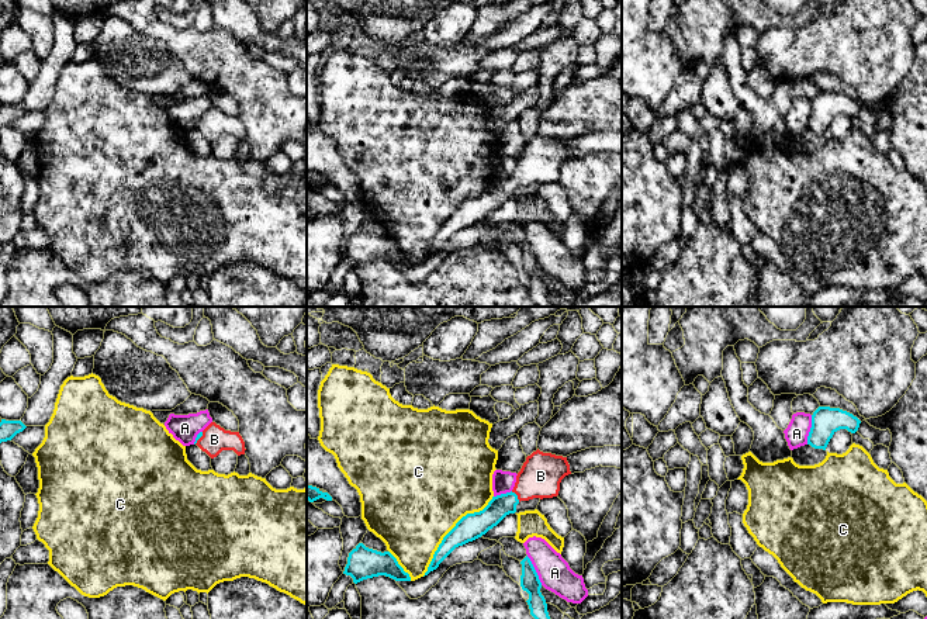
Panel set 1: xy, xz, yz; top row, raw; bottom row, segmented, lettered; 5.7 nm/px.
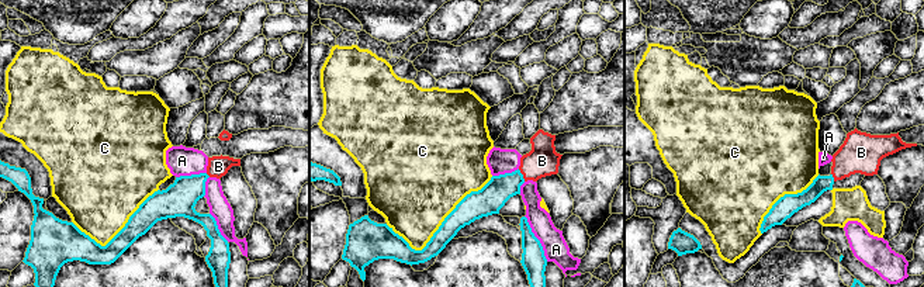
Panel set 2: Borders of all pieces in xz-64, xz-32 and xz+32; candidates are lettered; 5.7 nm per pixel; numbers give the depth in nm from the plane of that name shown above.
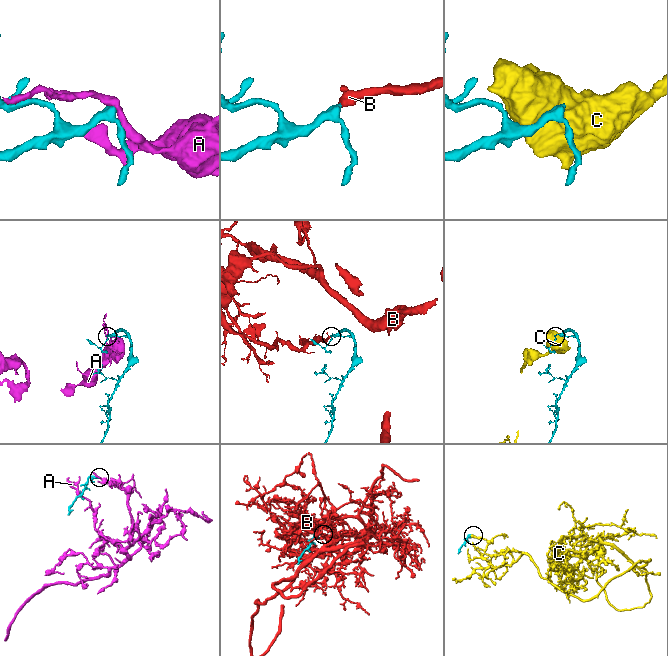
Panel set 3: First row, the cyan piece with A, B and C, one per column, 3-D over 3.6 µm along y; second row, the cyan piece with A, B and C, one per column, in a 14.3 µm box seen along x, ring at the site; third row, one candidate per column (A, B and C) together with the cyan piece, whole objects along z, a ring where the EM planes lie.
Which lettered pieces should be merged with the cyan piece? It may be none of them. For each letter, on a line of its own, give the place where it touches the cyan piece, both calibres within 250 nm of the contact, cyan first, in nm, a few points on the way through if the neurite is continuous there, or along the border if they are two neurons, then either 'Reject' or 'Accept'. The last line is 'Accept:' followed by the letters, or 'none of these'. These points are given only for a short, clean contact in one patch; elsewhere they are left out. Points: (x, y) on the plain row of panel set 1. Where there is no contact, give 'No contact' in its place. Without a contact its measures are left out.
A: Touches cyan at xz (535, 255). Thickness 110 nm (cyan) against 190 nm. Reject
B: Touches cyan at xz (516, 180). Thickness 130 nm (cyan) against 240 nm. Path across: xz (501, 190), (516, 180), (540, 161). Accept
C: Touches cyan at xz (450, 215). Thickness 150 nm (cyan) against 500 nm. Reject
Accept: B

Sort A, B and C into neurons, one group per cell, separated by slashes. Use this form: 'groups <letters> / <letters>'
groups A / B / C

